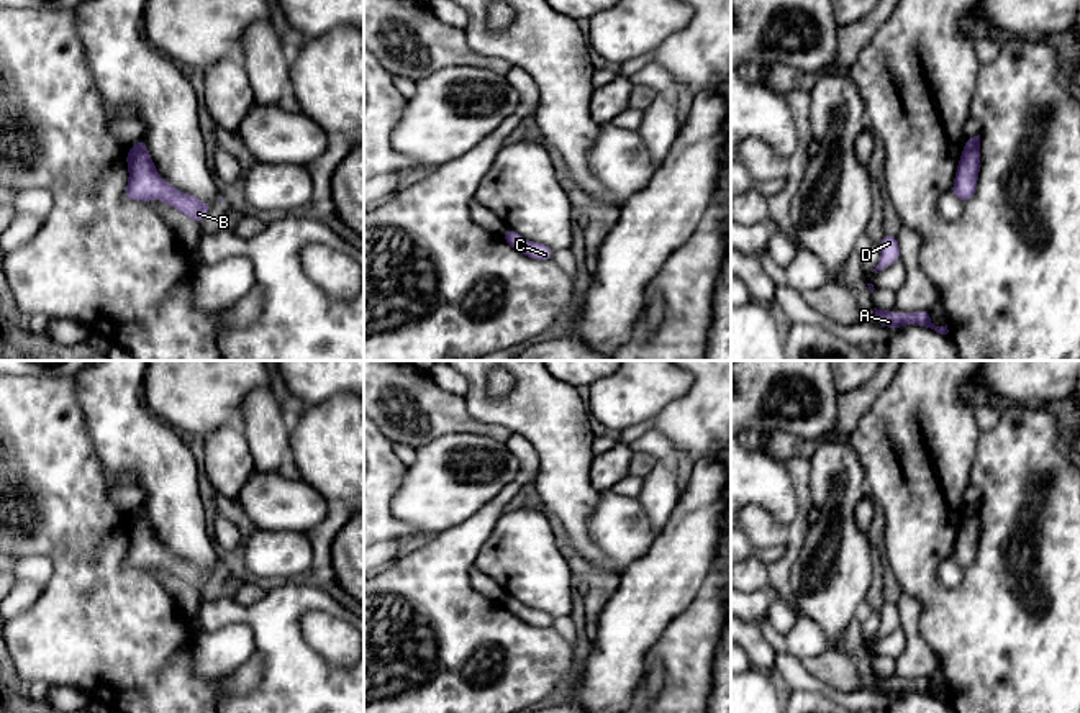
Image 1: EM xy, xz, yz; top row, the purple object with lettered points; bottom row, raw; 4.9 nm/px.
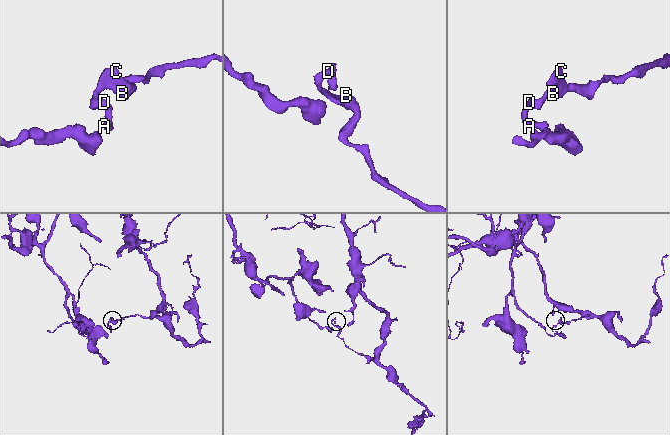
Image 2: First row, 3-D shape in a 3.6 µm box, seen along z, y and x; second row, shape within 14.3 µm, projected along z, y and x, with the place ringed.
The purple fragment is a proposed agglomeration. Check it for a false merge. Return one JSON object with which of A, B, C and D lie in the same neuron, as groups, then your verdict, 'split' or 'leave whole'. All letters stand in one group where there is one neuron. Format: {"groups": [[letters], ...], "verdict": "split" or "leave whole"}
{"groups": [["A", "B", "C", "D"]], "verdict": "leave whole"}

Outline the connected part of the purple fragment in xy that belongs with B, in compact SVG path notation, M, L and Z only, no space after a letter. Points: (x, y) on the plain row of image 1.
M139 506L126 520L126 531L129 538L125 559L126 567L162 567L197 590L202 590L213 575L195 562L184 561L166 549L156 538L144 506Z

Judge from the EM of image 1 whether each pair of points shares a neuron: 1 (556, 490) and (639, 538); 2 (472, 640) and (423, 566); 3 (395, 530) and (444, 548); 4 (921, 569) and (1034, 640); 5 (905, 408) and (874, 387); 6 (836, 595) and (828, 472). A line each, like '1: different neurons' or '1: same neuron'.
1: different neurons
2: same neuron
3: different neurons
4: same neuron
5: different neurons
6: same neuron

